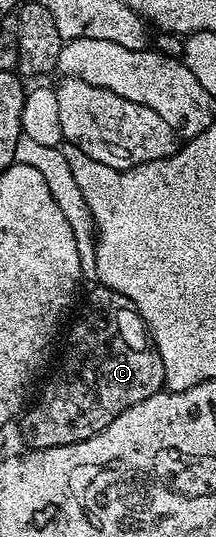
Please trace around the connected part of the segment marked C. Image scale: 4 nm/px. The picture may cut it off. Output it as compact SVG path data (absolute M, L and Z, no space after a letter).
M94 286L89 292L89 305L85 313L73 324L73 333L69 336L69 349L57 368L57 376L49 380L49 389L41 396L41 401L32 408L26 407L19 417L21 432L33 448L54 448L67 446L75 442L90 440L99 434L123 410L151 398L165 388L163 358L154 348L145 319L130 305L126 296L118 296L107 287Z

